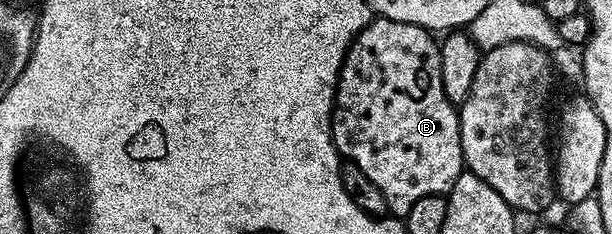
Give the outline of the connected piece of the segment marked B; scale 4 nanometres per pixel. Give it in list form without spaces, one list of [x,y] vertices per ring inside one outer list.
[[[388,16],[372,19],[371,23],[366,24],[355,36],[351,49],[347,51],[347,57],[344,58],[339,71],[339,85],[335,88],[335,106],[331,109],[331,137],[335,143],[335,148],[343,160],[352,160],[357,166],[361,166],[362,172],[376,184],[377,190],[381,190],[381,194],[385,194],[387,211],[395,218],[406,217],[407,211],[420,198],[442,196],[450,192],[459,175],[465,171],[463,151],[461,150],[461,134],[459,133],[459,113],[456,105],[451,104],[445,94],[445,86],[441,78],[439,44],[431,36],[434,35],[428,29],[416,24],[397,22]]]

